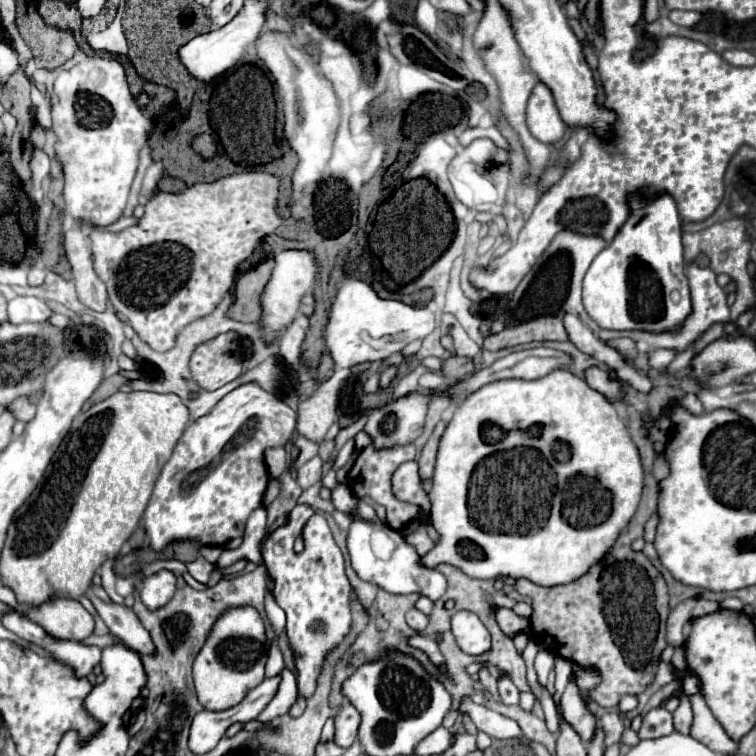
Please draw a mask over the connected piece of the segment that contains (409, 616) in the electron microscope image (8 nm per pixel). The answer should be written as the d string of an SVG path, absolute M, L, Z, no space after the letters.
M412 607L412 609L406 613L406 623L408 623L412 629L422 631L422 629L426 629L426 625L428 625L428 617L426 617L422 611L418 611L416 607Z

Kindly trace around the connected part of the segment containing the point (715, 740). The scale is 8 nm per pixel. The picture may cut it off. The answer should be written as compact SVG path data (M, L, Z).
M694 693L688 699L690 699L692 711L694 711L694 723L690 729L690 737L698 739L700 743L704 743L708 749L712 749L716 753L734 755L738 749L738 743L726 735L724 727L716 721L712 711L704 703L704 697L700 693Z

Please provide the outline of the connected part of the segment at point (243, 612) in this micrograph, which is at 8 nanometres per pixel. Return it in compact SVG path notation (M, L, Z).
M230 607L214 623L212 631L192 665L198 701L204 709L222 711L238 705L250 689L264 679L268 643L264 621L254 607Z

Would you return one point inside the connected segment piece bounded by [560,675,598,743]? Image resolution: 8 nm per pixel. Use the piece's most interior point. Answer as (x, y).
(574, 711)

